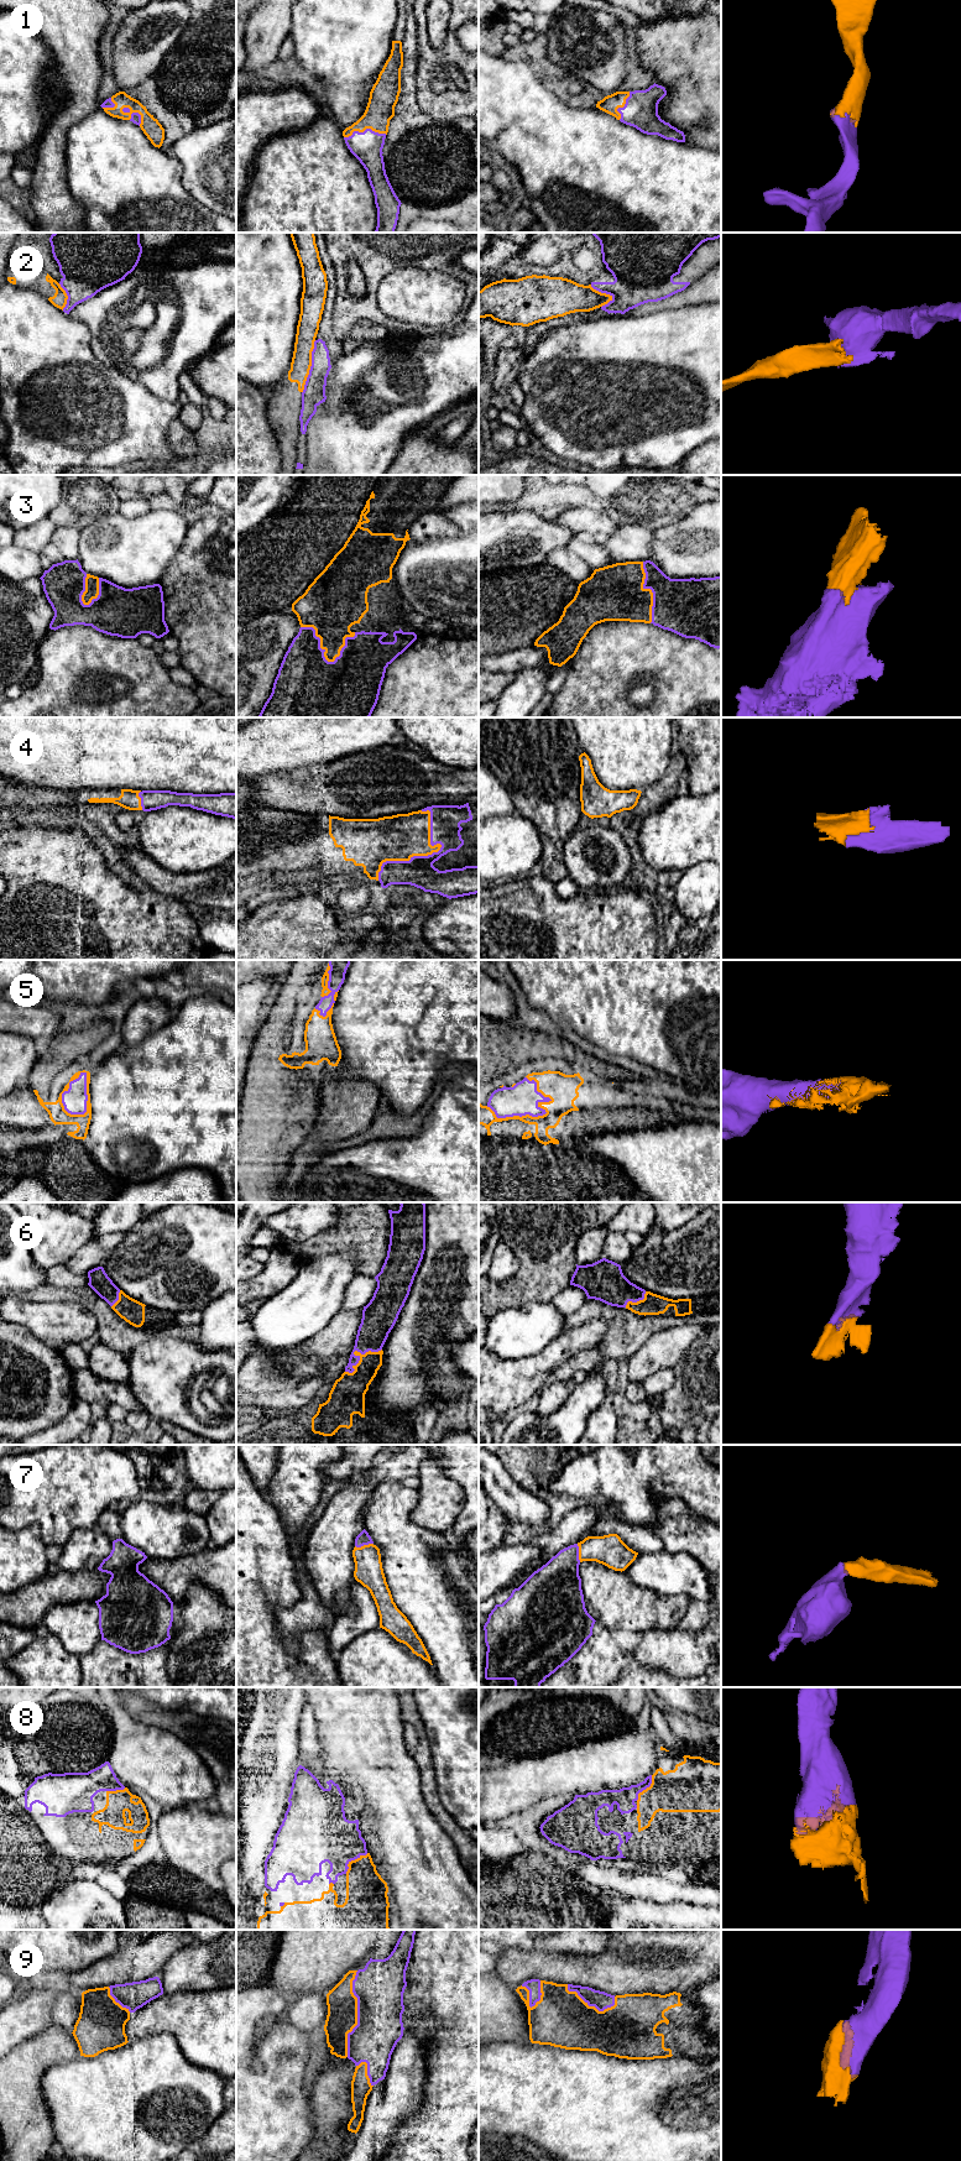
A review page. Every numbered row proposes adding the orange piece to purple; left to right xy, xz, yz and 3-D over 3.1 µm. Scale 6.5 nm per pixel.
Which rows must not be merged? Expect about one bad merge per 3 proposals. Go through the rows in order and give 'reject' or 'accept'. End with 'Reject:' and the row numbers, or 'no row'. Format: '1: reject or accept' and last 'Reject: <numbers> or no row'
1: accept
2: reject
3: accept
4: accept
5: accept
6: accept
7: accept
8: accept
9: accept
Reject: 2

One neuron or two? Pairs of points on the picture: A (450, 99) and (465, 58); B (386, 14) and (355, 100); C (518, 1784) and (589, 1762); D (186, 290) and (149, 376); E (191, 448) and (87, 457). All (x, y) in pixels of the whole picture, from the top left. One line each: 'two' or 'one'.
A: one
B: one
C: one
D: one
E: two

